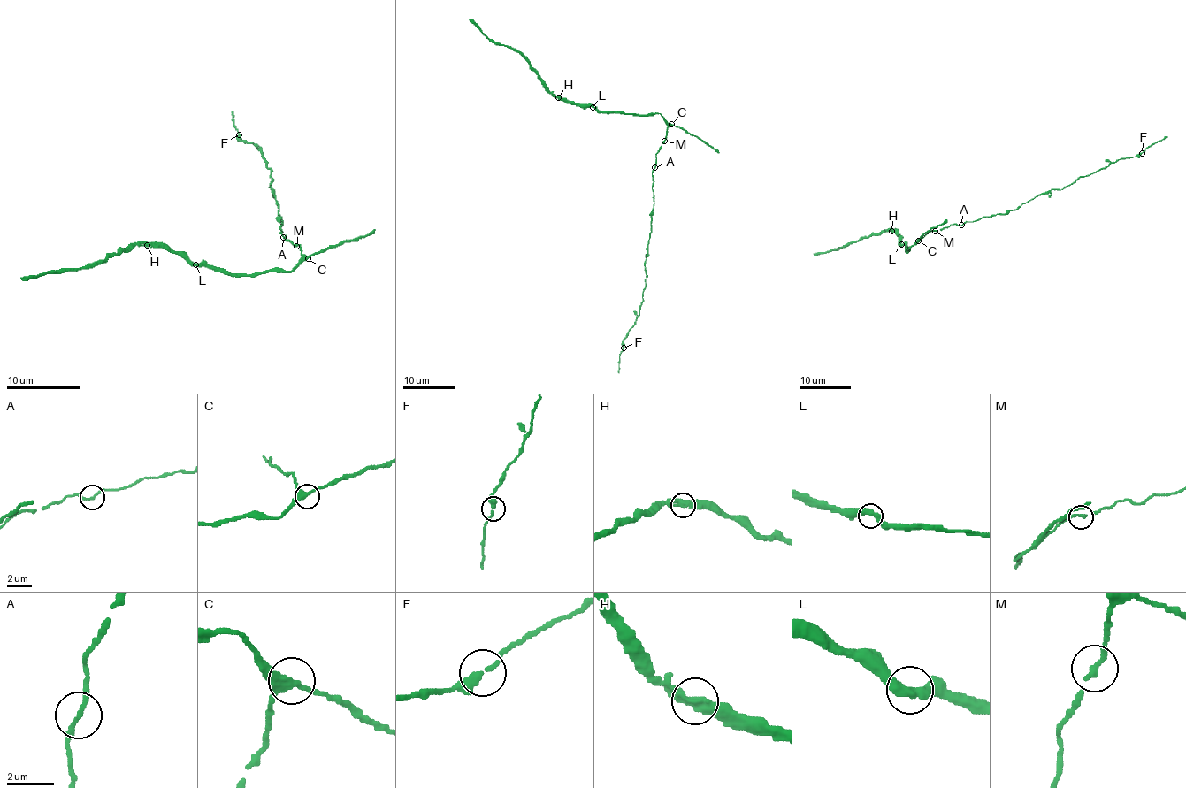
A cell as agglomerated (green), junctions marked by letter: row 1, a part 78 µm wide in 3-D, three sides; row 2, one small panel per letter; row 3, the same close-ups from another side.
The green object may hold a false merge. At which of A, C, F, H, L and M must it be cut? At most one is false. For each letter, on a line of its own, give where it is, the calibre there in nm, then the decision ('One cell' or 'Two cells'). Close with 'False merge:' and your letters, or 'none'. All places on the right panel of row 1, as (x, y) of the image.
A: Place: (961, 225). Thickness 190 nm. One cell
C: Place: (918, 240). Thickness 320 nm. One cell
F: Place: (1142, 153). Thickness 280 nm. One cell
H: Place: (891, 231). Thickness 400 nm. One cell
L: Place: (901, 244). Thickness 400 nm. One cell
M: Place: (935, 231). Thickness 240 nm. One cell
False merge: none

